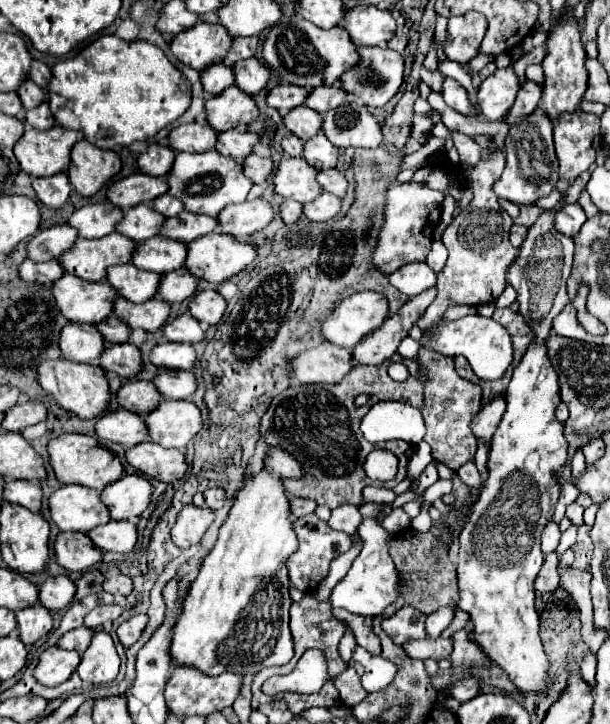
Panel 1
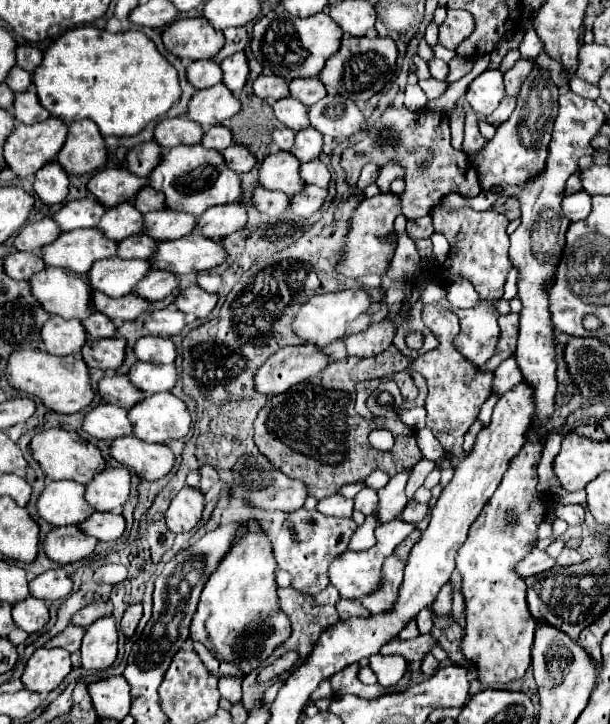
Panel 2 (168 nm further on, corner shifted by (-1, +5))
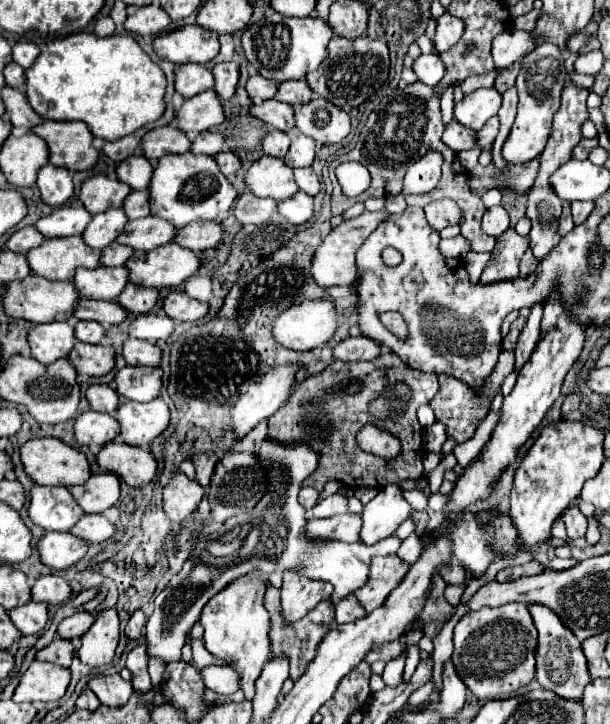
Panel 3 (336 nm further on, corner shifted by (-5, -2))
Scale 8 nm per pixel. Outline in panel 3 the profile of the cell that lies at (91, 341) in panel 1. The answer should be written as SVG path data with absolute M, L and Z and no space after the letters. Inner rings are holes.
M45 322L29 330L27 342L33 358L41 364L51 364L59 358L67 358L67 352L71 352L77 338L69 322Z

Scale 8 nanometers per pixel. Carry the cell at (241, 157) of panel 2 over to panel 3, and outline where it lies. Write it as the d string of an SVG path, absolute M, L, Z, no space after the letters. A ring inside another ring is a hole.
M219 152L219 156L215 154L213 158L215 158L219 170L221 170L225 176L233 176L233 174L241 168L241 162L239 162L239 158L237 158L233 152Z

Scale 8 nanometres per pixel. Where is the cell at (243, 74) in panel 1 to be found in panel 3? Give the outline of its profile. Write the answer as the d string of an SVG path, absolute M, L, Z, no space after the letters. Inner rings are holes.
M225 62L225 64L217 64L213 70L211 70L213 78L215 78L215 86L213 90L217 92L217 96L221 100L229 100L235 92L235 86L237 86L237 80L239 80L239 64L237 62Z

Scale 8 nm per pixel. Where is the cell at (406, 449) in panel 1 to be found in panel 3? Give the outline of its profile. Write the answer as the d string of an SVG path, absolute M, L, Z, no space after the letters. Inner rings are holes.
M383 352L375 360L369 362L333 362L321 374L305 378L289 396L289 400L279 408L277 414L269 418L269 436L273 440L311 440L311 446L321 454L319 468L313 476L309 476L303 486L313 486L319 492L323 490L329 478L337 478L349 488L369 486L379 488L387 484L397 484L407 478L419 478L423 474L423 426L417 422L417 408L421 404L429 404L431 398L437 394L439 382L437 374L425 374L405 366L393 352ZM403 382L409 386L411 396L405 404L405 414L399 414L395 408L395 418L373 418L369 416L369 406L373 400L385 394L389 384ZM367 422L379 424L385 430L393 432L401 444L403 454L391 462L375 458L363 452L357 446L355 434Z

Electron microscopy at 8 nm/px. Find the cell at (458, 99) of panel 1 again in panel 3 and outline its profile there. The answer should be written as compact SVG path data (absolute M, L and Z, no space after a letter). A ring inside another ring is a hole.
M421 54L413 62L413 72L417 74L417 78L423 84L435 86L435 84L439 84L439 80L445 74L445 66L443 66L443 62L441 62L441 58L437 54Z

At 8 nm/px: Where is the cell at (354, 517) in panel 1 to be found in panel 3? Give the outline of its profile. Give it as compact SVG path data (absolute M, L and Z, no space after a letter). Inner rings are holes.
M331 494L319 500L311 512L315 518L331 518L335 514L343 514L347 512L347 498L341 494Z

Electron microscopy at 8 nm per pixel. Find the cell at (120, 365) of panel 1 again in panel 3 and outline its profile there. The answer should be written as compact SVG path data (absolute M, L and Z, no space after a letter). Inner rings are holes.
M77 342L69 352L67 360L75 366L77 374L103 376L115 366L115 352L113 346L91 346Z

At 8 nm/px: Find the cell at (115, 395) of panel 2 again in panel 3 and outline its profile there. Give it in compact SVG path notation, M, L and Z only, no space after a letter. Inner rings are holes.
M91 384L85 390L85 398L89 402L91 410L113 414L115 406L119 406L119 396L115 396L115 390L107 384Z

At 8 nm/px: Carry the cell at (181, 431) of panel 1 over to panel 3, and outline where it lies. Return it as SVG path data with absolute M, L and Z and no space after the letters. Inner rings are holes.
M161 398L151 402L121 402L115 410L121 438L129 446L149 446L169 426L169 408Z

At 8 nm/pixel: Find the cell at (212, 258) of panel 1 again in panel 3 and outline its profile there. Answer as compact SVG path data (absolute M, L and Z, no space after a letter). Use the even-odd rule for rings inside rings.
M169 242L151 252L135 252L125 268L133 284L173 288L183 284L199 268L199 258L185 248L177 248L175 242Z

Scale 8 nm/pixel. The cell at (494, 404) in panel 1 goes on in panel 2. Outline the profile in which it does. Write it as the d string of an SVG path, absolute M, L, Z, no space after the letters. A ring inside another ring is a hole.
M509 357L507 361L503 361L499 365L499 369L495 371L495 379L493 379L493 395L503 397L507 391L511 391L515 385L519 385L523 381L519 367L515 365L515 357Z

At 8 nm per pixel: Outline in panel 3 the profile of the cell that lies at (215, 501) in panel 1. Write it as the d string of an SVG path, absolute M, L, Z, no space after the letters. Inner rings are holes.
M203 452L203 454L197 454L191 458L193 460L193 466L195 466L195 480L207 488L207 484L211 482L211 472L215 468L215 462L217 462L217 454L215 452Z

